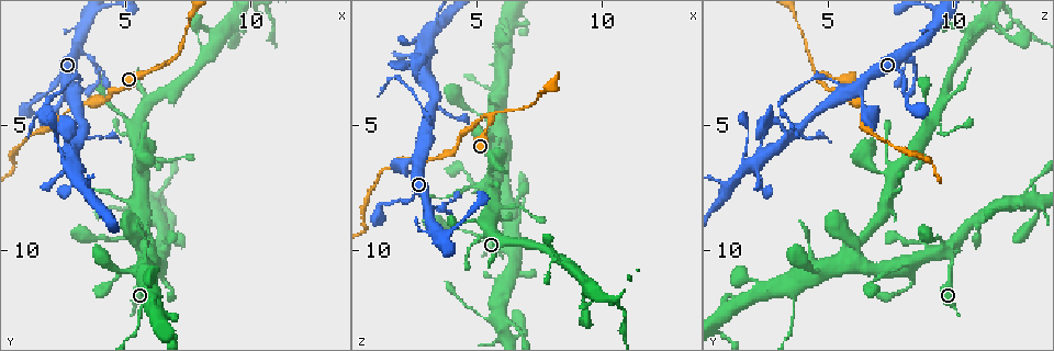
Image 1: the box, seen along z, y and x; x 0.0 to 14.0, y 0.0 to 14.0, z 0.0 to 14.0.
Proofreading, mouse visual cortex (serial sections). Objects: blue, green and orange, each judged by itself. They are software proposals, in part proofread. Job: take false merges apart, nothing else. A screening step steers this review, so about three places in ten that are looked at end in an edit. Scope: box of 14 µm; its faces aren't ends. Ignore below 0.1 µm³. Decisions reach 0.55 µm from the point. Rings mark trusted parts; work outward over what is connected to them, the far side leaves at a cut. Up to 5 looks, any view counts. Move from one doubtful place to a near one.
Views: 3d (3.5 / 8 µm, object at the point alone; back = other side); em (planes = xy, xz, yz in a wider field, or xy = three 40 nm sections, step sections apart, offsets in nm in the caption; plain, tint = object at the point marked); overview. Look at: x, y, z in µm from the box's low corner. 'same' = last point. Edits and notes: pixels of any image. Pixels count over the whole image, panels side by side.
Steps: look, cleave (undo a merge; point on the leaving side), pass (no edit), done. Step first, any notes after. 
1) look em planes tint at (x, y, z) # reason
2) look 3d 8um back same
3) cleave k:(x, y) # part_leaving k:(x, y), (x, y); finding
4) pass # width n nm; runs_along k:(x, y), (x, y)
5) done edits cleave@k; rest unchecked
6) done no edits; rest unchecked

look 3d 8um at (3.2, 3.4, 5.4) # three-way junction

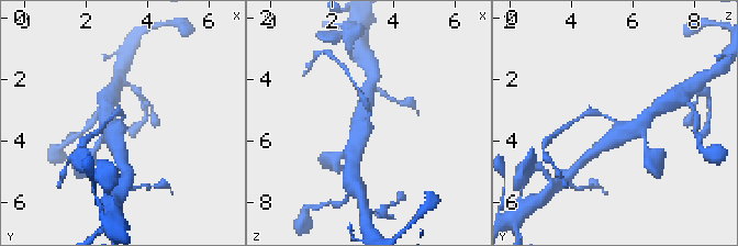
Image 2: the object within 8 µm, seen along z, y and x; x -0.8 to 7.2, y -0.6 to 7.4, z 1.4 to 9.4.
look em planes tint at (3.1, 3.4, 5.4)

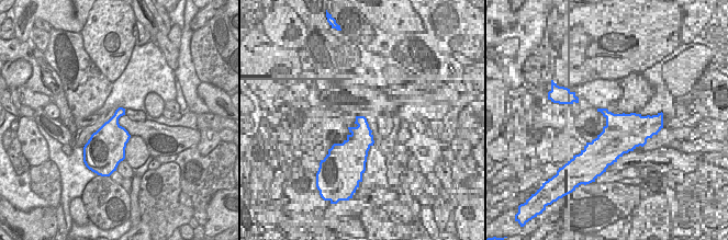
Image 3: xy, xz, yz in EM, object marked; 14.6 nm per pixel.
cleave 2:(589, 112) # arm_widths 200, 500, 600 nm; part_leaving 2:(602, 114), (585, 113), (569, 125); a second cell is stuck on

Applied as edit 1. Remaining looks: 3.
look 3d 3.5um at (5.5, 3.0, 4.8) # a fork

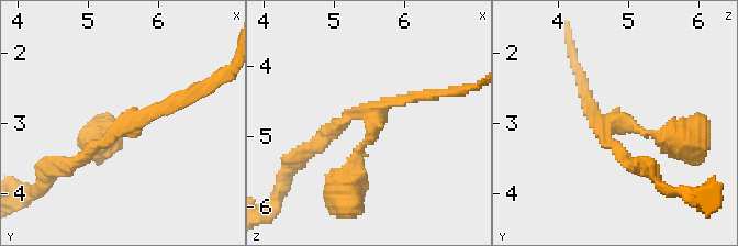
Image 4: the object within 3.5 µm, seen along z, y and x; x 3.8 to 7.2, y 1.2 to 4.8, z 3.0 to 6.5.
look em xy step 1 tint at (5.50, 3.00, 4.70) # arms 3; arm_widths 150, 200, 200 nm

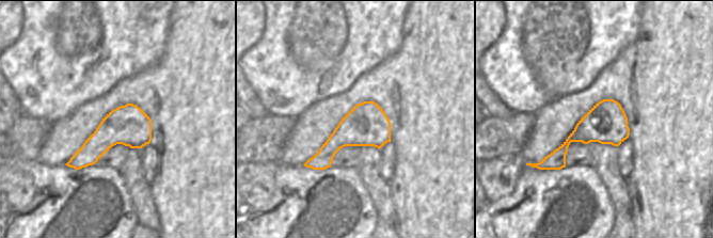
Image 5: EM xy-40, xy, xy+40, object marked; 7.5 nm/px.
pass # all the same cell

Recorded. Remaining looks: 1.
done edits cleave@2; rest unchecked

